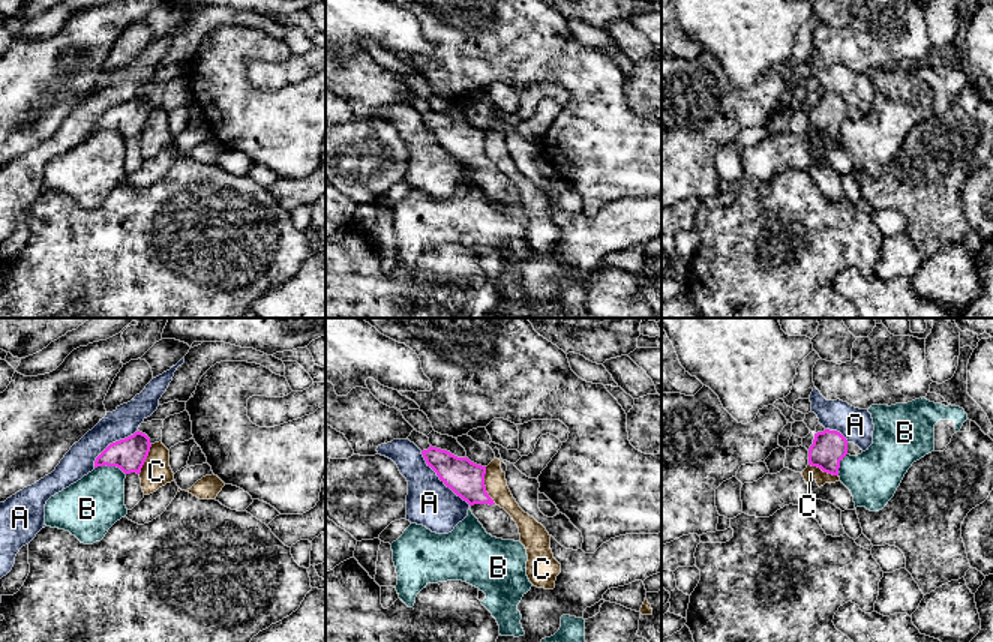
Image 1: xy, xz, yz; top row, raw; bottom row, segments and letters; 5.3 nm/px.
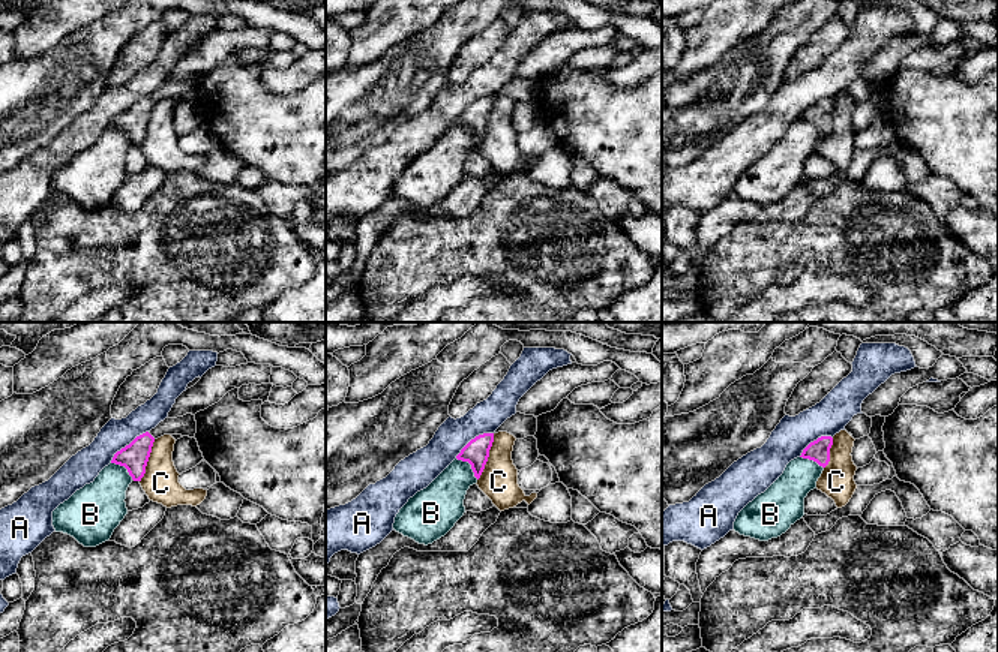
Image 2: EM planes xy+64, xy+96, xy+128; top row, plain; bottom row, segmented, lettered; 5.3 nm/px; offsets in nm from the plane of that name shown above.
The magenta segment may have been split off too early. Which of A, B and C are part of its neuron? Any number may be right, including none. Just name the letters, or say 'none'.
none

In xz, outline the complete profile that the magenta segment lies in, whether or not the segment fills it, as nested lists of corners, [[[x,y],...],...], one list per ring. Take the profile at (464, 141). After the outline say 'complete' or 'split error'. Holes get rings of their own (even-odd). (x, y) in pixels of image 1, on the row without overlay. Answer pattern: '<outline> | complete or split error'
[[[432,110],[423,114],[422,118],[440,144],[471,170],[472,178],[488,198],[502,204],[520,206],[516,186],[486,156],[486,130]]] | split error

